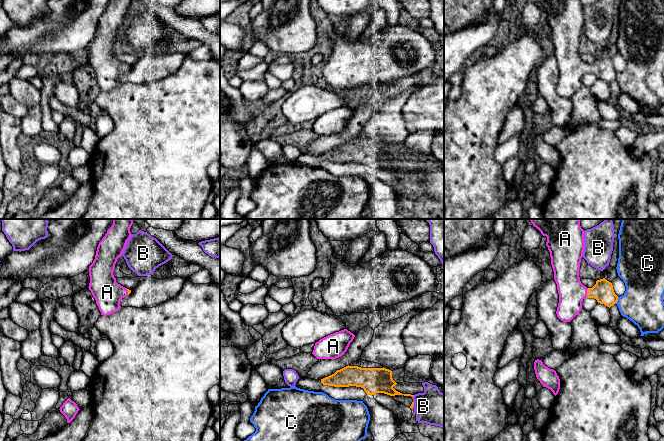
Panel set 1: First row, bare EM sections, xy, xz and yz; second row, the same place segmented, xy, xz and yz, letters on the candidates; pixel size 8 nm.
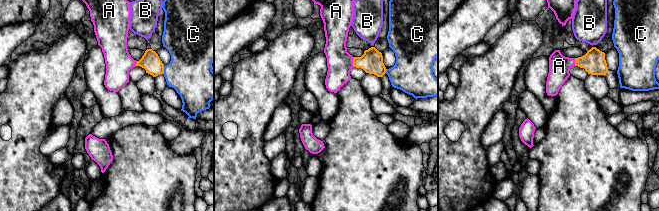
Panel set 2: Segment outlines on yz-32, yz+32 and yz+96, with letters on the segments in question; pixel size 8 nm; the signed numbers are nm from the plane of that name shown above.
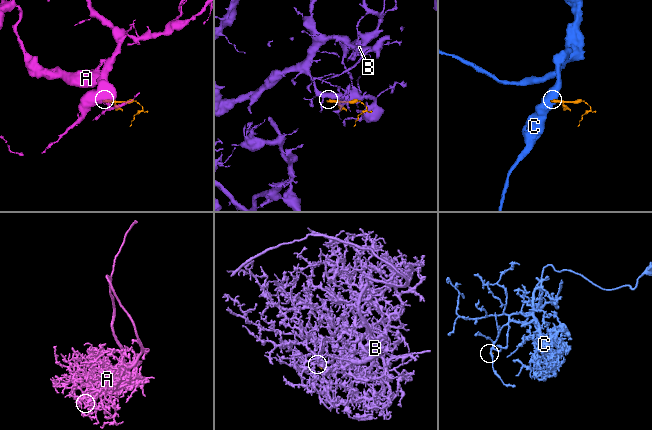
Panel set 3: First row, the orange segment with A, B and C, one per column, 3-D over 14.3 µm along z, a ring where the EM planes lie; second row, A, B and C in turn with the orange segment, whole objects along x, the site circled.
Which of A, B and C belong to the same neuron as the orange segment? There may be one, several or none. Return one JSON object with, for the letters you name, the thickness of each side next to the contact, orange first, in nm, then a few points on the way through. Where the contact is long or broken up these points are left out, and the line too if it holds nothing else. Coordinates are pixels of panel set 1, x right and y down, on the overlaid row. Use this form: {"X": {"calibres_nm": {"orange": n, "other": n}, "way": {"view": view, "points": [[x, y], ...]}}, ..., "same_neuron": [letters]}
{"A": {"calibres_nm": {"orange": 170, "other": 220}, "way": {"view": "yz", "points": [[602, 291], [587, 293], [571, 291]]}}, "same_neuron": ["A"]}

